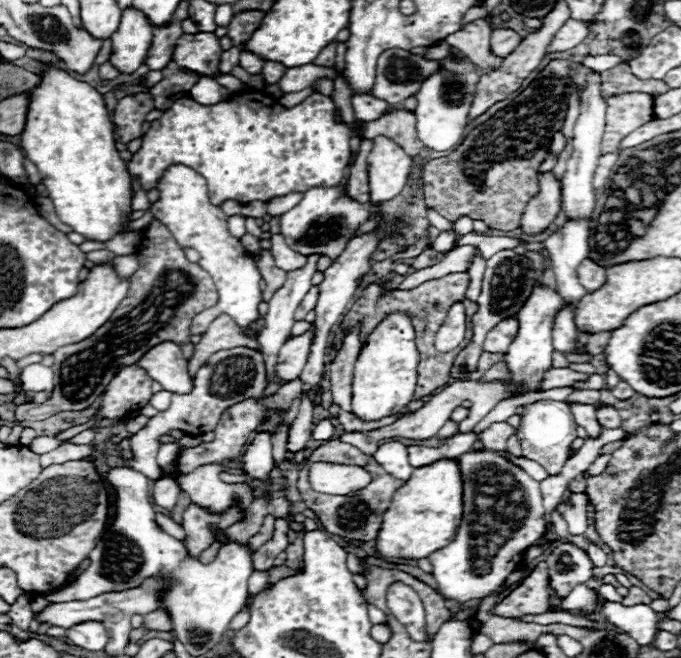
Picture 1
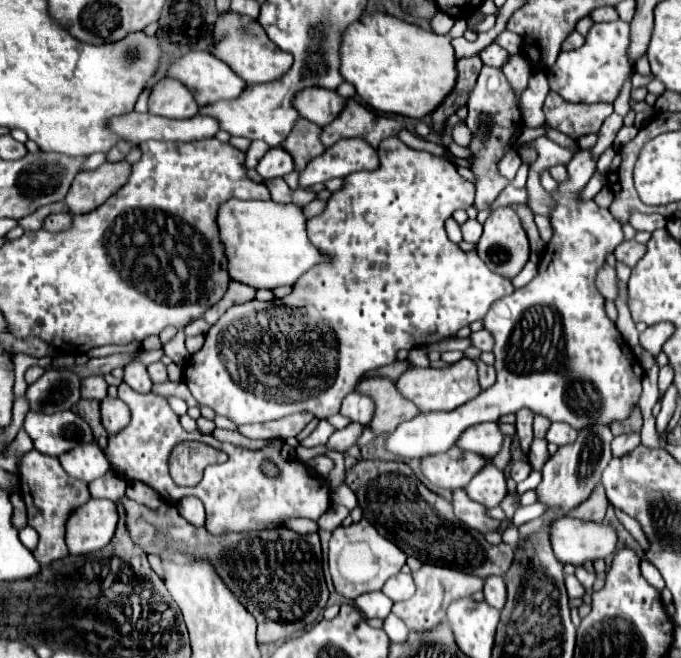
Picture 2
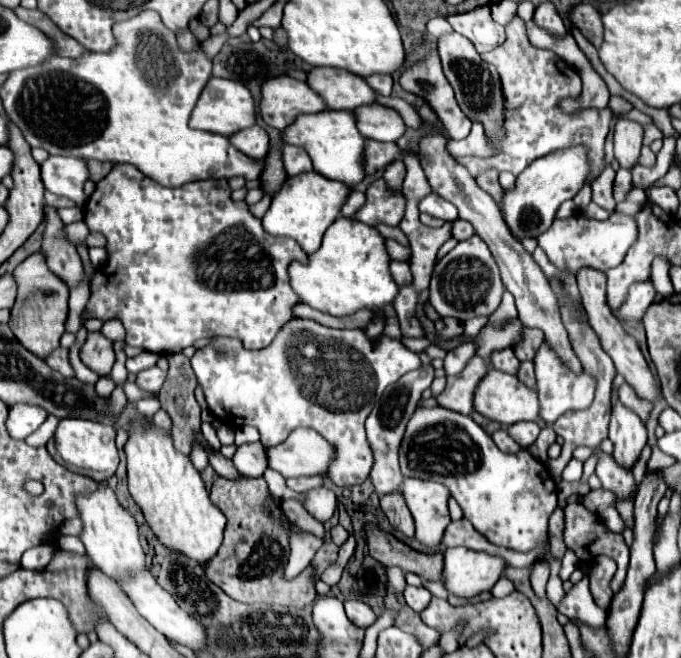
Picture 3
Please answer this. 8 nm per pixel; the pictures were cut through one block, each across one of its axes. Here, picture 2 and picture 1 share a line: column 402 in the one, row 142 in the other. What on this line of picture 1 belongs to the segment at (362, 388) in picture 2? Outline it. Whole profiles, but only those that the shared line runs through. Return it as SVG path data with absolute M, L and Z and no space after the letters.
M392 108L384 116L372 122L364 122L361 128L362 138L373 139L376 136L388 136L408 152L408 156L416 156L422 150L422 144L416 136L416 114L408 110Z

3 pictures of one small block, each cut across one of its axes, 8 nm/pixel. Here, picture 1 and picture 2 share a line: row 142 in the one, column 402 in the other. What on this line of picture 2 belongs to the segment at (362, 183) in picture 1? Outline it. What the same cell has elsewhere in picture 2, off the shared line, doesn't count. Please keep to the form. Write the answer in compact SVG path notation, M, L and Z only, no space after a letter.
M404 360L404 362L394 362L394 364L388 364L386 368L376 368L376 372L366 372L364 378L370 378L370 376L386 376L386 378L390 378L390 380L396 380L408 366L410 366L408 360Z

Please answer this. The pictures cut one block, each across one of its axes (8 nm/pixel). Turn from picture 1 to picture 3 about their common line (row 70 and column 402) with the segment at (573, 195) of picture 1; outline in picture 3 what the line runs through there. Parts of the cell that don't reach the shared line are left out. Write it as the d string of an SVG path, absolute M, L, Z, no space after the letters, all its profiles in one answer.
M406 586L404 592L402 592L402 596L404 596L406 604L408 604L414 612L422 612L422 610L428 606L430 598L432 598L432 594L430 594L424 586Z

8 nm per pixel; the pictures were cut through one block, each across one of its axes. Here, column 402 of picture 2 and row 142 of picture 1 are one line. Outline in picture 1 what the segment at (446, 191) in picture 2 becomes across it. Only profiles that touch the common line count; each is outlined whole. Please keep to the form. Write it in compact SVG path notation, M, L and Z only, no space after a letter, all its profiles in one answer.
M242 92L226 102L212 106L198 104L190 96L176 100L158 120L152 122L150 130L142 136L140 150L128 162L130 176L140 176L144 190L156 188L162 172L170 164L186 164L202 174L208 182L208 194L212 204L224 200L238 200L242 204L252 200L268 202L288 192L304 192L314 186L332 188L342 180L342 170L350 156L350 130L346 124L334 122L336 104L330 97L313 93L294 108L286 108L262 92Z

